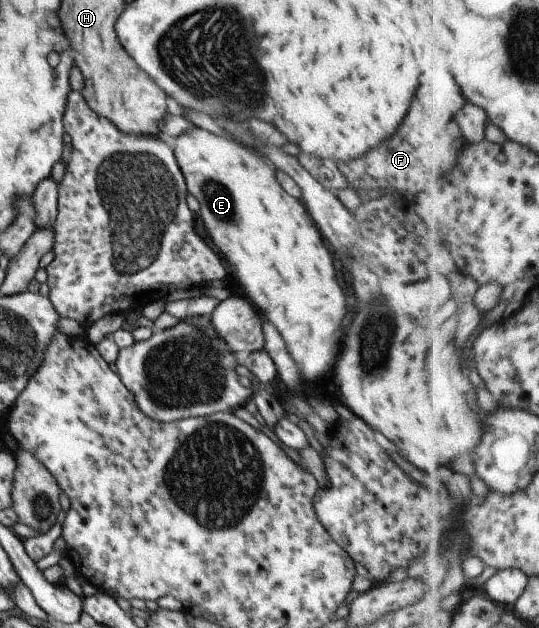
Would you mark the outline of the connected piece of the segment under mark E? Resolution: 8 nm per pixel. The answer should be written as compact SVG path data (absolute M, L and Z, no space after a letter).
M194 125L189 132L174 137L170 143L188 192L200 204L198 215L202 216L205 230L209 232L211 242L225 256L228 268L235 268L235 276L248 300L279 330L300 374L307 380L321 378L339 358L347 300L335 280L333 258L325 248L322 234L307 208L300 199L287 194L279 186L275 176L277 169L271 168L273 166L266 158L254 154L253 150L241 146L239 142Z

